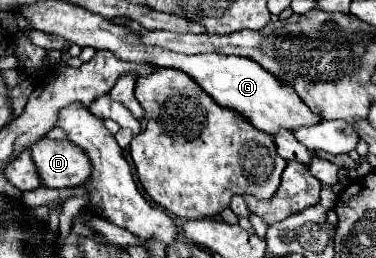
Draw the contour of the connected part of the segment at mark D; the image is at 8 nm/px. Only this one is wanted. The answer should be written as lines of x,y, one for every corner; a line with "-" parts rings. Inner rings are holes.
38,140
32,148
32,160
42,186
70,188
80,186
90,176
90,162
84,152
66,140

